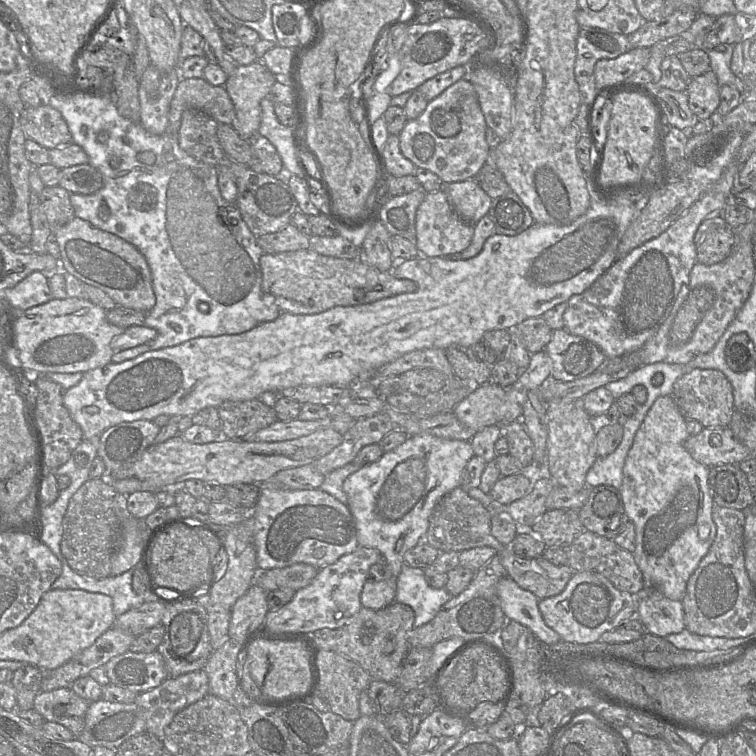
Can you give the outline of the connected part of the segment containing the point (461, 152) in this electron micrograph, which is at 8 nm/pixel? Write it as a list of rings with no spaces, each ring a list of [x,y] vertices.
[[[462,78],[429,101],[416,119],[407,121],[399,134],[399,146],[407,159],[435,173],[444,184],[475,179],[490,154],[486,129],[477,93],[471,82]]]

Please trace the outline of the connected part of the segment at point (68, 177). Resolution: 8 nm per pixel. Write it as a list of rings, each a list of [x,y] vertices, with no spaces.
[[[90,164],[74,165],[60,169],[59,184],[70,194],[91,195],[104,186],[101,172]]]

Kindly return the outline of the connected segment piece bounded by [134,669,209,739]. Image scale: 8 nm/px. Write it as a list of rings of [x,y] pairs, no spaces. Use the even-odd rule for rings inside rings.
[[[204,669],[165,679],[158,687],[139,693],[135,704],[146,719],[146,731],[162,739],[165,728],[177,713],[209,693]]]

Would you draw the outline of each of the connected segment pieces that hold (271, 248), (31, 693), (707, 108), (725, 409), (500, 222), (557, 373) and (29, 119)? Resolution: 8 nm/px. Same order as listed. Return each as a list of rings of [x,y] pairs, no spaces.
[[[291,222],[274,233],[256,237],[264,253],[281,253],[308,249],[309,237],[300,232]]]
[[[32,664],[13,671],[12,684],[19,710],[34,709],[34,699],[41,691],[42,672]]]
[[[712,70],[693,77],[686,91],[689,108],[695,116],[705,119],[716,115],[720,104],[720,86]]]
[[[695,368],[683,374],[674,383],[672,397],[685,418],[699,421],[704,428],[728,427],[735,412],[732,386],[725,375],[715,369]]]
[[[510,191],[509,193],[498,198],[492,199],[488,215],[496,226],[496,233],[508,236],[515,236],[525,231],[535,223],[528,207],[513,191]]]
[[[566,329],[553,331],[545,351],[551,359],[550,379],[559,381],[573,381],[589,376],[600,369],[607,359],[593,342],[573,335]]]
[[[50,105],[25,107],[20,125],[26,138],[46,149],[72,143],[72,135],[61,113]]]

